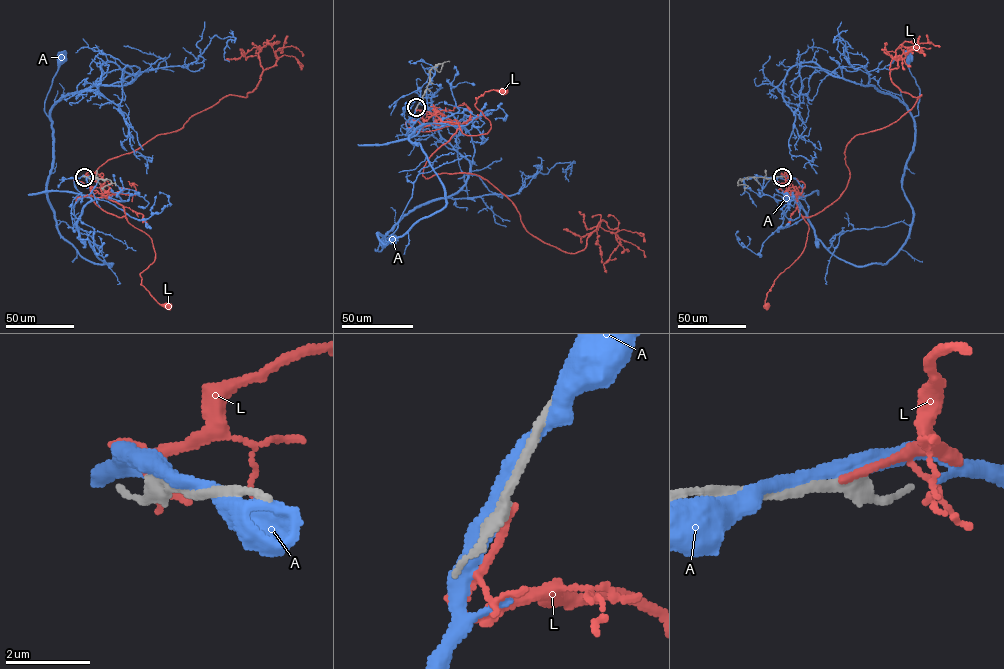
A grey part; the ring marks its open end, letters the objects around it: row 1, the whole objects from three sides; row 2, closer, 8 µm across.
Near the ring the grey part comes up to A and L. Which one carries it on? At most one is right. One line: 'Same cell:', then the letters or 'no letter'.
Same cell: no letter

